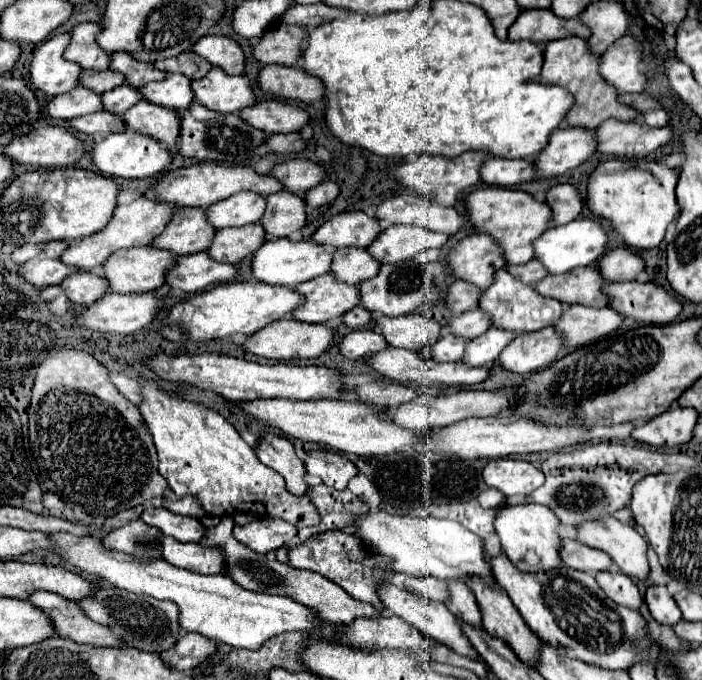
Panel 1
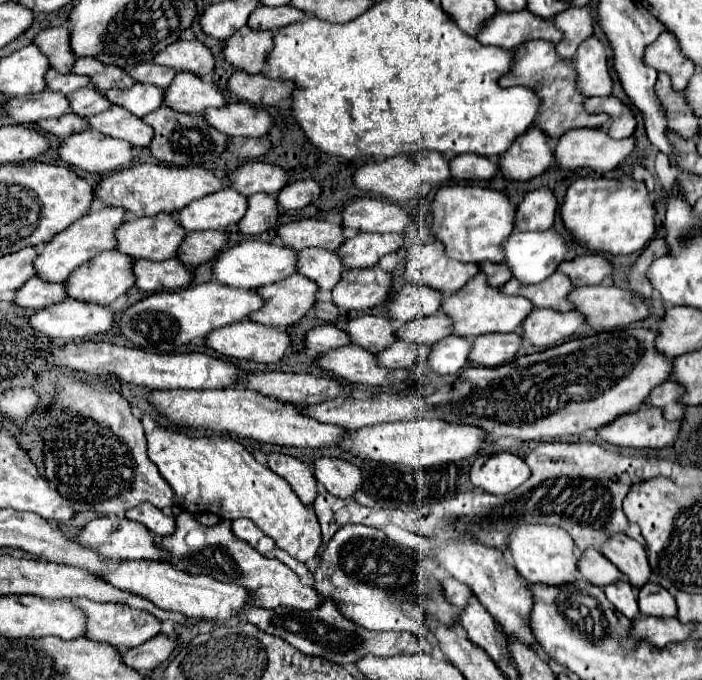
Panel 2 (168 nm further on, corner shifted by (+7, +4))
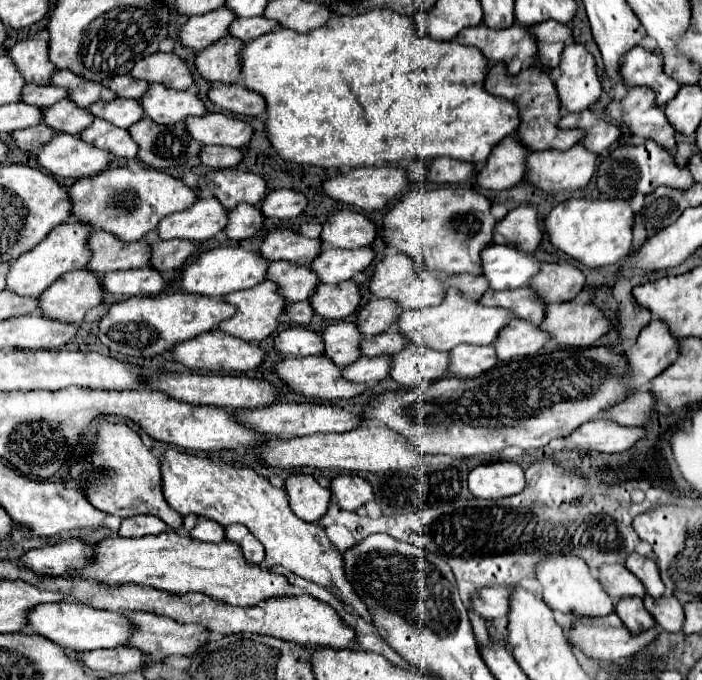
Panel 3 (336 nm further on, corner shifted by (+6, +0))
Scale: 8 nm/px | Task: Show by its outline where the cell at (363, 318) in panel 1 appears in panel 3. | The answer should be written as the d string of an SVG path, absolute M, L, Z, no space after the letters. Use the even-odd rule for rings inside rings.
M299 301L299 303L287 303L285 311L283 311L293 323L297 325L307 325L311 323L313 317L313 309L309 305L309 301Z

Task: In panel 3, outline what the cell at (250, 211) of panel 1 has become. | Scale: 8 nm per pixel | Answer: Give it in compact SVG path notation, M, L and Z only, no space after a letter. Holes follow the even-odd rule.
M215 197L197 199L189 209L161 219L157 233L159 239L205 241L215 237L225 227L225 219L227 209L223 209Z

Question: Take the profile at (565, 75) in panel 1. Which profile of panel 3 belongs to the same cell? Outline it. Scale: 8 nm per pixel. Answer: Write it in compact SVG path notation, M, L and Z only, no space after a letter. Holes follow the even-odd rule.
M503 63L491 65L485 75L485 91L495 97L505 97L517 105L519 117L521 117L521 123L517 127L517 137L529 151L543 151L543 149L565 151L573 143L579 143L583 137L583 133L579 129L575 129L575 131L557 129L557 121L561 119L561 107L559 107L555 83L551 81L551 77L543 69L539 69L535 65L529 69L523 69L515 77L507 75Z

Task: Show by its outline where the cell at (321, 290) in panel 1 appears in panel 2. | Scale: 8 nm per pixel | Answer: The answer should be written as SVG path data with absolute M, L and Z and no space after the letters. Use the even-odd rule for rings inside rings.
M290 275L284 281L258 289L258 293L264 297L266 305L252 313L250 319L284 329L298 323L316 305L318 289L316 283L308 281L308 277Z

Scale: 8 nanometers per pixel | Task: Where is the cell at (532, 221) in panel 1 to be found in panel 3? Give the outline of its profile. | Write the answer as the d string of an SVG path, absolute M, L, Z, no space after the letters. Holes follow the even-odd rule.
M437 187L415 189L403 195L383 217L383 241L399 253L409 255L417 271L429 269L431 273L471 273L481 275L481 251L491 243L495 219L491 215L487 197L471 189Z

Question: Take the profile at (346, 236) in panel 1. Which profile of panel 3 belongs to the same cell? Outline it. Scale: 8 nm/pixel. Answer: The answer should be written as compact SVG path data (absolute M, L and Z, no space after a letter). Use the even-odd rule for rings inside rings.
M289 229L271 231L257 249L257 253L267 261L289 261L295 265L309 265L319 251L321 241L305 239Z

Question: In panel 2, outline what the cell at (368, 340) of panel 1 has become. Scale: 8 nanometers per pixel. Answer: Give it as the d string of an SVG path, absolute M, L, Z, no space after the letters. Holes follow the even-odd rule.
M322 325L322 327L314 327L308 335L306 335L306 349L318 355L324 355L332 349L344 347L352 343L350 337L344 333L344 329L338 329L336 325Z

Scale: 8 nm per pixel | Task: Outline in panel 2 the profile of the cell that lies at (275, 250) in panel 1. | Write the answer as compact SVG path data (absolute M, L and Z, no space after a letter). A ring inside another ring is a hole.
M242 241L224 253L214 263L214 277L216 281L230 285L230 287L244 287L244 289L260 289L264 285L282 281L284 277L296 271L296 249L288 249L288 245L274 245L264 241Z

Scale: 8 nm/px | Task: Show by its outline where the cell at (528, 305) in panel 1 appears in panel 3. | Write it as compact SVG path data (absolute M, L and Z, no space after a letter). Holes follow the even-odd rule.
M447 289L445 299L437 307L401 311L395 321L395 329L403 333L417 347L435 349L435 351L451 351L455 345L461 345L461 343L491 345L497 339L499 331L509 323L509 319L511 319L511 313L507 309L483 307L483 305L477 305L477 301L467 301L455 289Z

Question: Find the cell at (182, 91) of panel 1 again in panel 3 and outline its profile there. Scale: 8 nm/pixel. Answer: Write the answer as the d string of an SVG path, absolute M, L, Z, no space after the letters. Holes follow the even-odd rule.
M115 99L115 101L97 101L87 107L99 119L109 121L121 129L129 129L133 123L143 119L143 109L135 99Z

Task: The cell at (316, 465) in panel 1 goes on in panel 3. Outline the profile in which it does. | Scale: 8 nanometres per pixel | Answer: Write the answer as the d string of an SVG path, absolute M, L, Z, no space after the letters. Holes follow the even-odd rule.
M345 473L331 481L331 493L337 499L337 505L345 511L357 511L361 505L373 499L373 489L369 481L359 475Z

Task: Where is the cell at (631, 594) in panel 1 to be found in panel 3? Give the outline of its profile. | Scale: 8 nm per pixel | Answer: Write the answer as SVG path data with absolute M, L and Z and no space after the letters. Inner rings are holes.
M629 597L629 599L621 599L615 607L615 613L619 615L619 619L623 621L623 625L629 629L629 633L639 635L645 629L655 627L657 623L653 621L653 615L643 609L643 601L639 597Z

